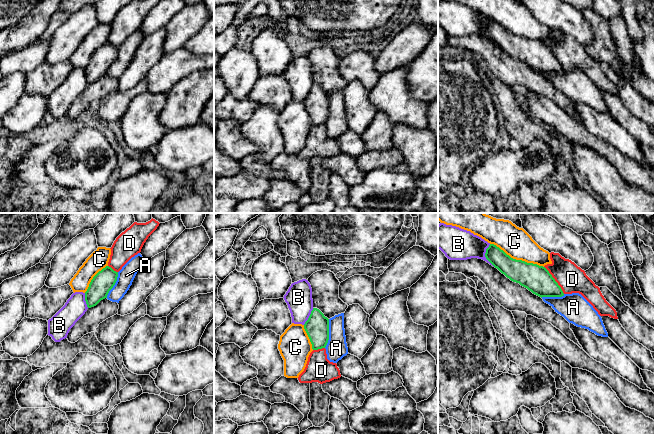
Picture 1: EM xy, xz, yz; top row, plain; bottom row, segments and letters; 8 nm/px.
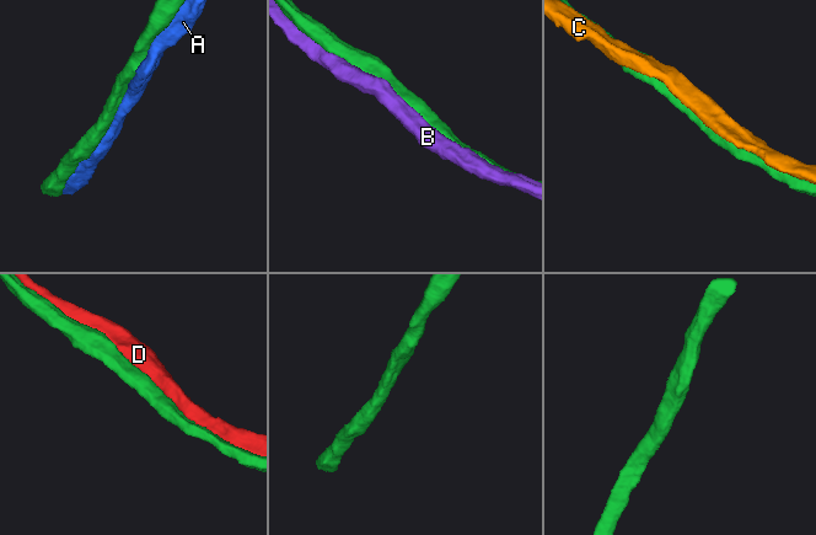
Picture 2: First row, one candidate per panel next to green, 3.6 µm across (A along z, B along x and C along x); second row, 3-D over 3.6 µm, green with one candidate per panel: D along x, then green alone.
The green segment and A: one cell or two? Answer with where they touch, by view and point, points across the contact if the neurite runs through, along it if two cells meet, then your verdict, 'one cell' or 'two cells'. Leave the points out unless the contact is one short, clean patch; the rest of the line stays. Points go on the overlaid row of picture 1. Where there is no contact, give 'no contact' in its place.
contact xz (328, 333); two cells

